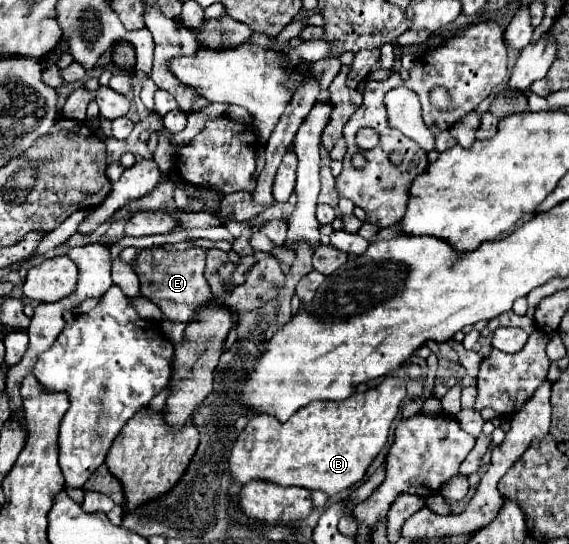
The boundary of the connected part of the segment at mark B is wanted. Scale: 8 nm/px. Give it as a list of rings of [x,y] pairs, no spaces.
[[[386,377],[378,387],[368,389],[366,393],[354,393],[340,403],[308,403],[306,407],[296,411],[286,423],[280,423],[272,415],[258,413],[248,421],[248,425],[242,429],[242,433],[234,443],[230,455],[230,475],[240,485],[252,479],[268,479],[284,487],[298,485],[310,491],[322,491],[328,497],[344,489],[350,489],[364,477],[366,469],[388,441],[390,425],[400,413],[404,397],[406,397],[406,381],[402,377]]]

